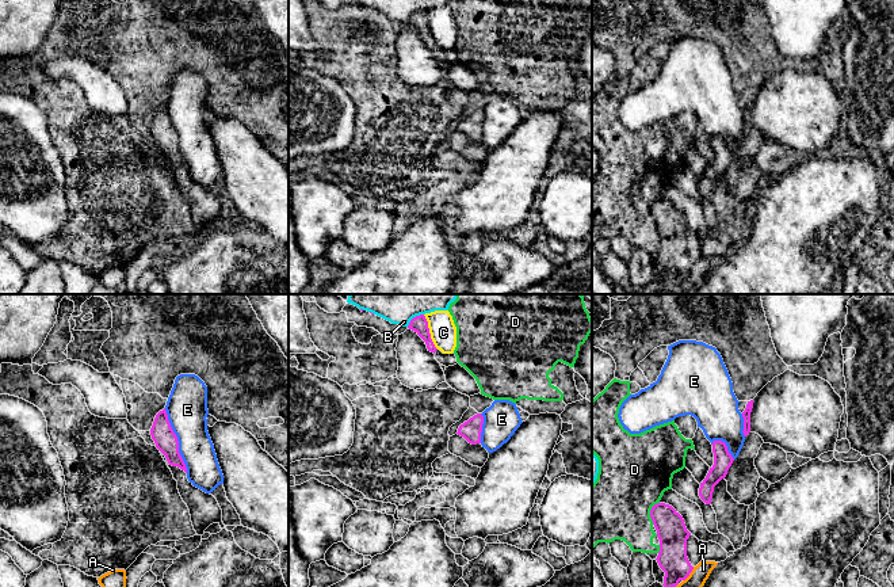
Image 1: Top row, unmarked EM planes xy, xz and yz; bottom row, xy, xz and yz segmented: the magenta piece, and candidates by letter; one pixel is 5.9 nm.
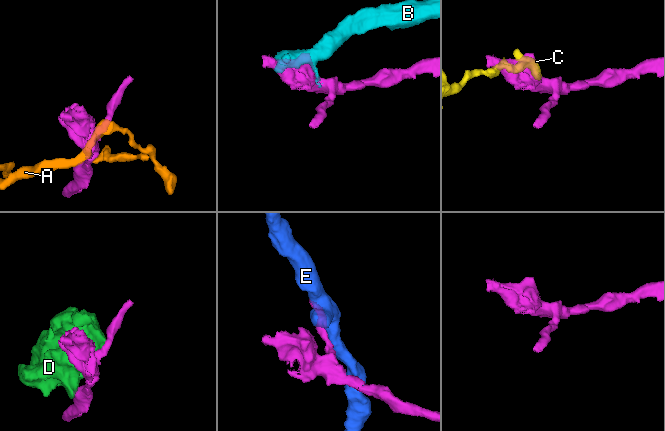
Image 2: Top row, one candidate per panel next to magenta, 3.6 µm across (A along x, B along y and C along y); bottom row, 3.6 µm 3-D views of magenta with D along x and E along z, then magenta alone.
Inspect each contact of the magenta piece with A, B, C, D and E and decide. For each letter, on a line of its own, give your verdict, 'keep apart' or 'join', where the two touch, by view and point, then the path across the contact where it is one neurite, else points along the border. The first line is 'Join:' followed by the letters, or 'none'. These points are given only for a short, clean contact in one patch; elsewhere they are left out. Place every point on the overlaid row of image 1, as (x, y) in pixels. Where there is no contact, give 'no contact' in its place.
Join: none
A: keep apart; meets magenta in yz at (690, 572); border along yz (694, 567), (683, 580)
B: keep apart; meets magenta in xz at (413, 317)
C: keep apart; meets magenta in xz at (428, 332); border along xz (423, 315), (430, 338), (438, 349)
D: keep apart; meets magenta in yz at (650, 513)
E: keep apart; meets magenta in xy at (178, 441)

